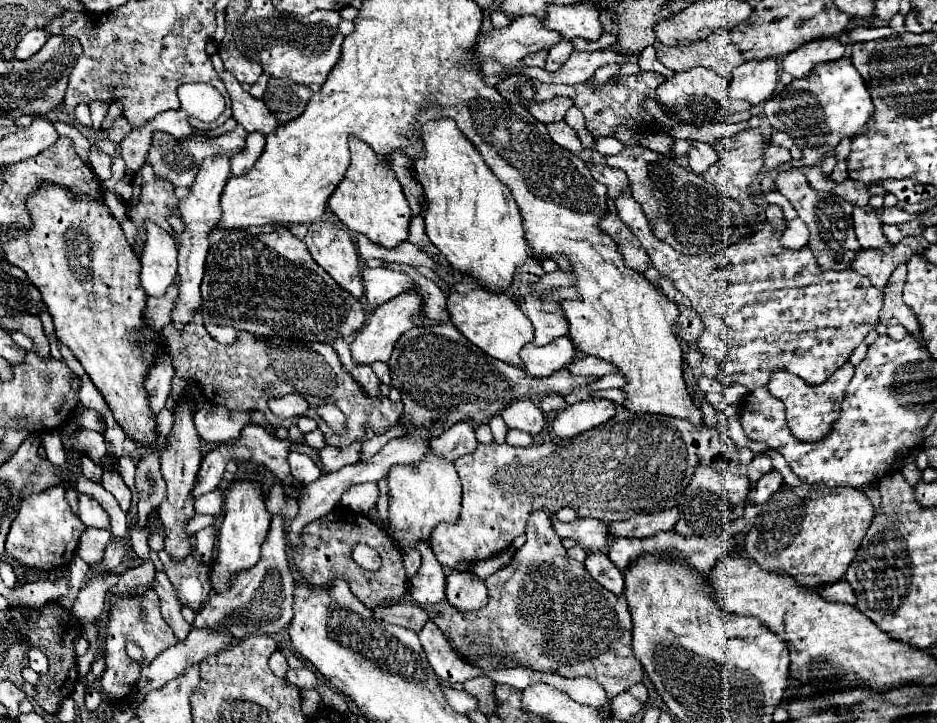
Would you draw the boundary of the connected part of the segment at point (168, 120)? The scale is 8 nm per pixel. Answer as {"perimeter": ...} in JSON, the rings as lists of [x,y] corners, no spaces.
{"perimeter":[[[175,110],[175,112],[163,112],[159,114],[153,122],[149,122],[151,128],[153,128],[153,134],[155,132],[167,132],[171,136],[177,136],[177,138],[183,138],[183,136],[189,136],[193,132],[193,128],[189,126],[187,122],[187,114],[183,110]]]}

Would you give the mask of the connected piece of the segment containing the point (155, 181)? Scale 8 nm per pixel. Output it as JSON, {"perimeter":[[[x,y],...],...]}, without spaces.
{"perimeter":[[[149,162],[135,174],[133,180],[133,200],[129,202],[129,218],[139,228],[139,244],[137,254],[143,250],[145,232],[141,230],[143,220],[153,220],[157,226],[173,234],[173,228],[167,224],[167,216],[177,216],[177,196],[173,192],[173,184],[153,172]]]}

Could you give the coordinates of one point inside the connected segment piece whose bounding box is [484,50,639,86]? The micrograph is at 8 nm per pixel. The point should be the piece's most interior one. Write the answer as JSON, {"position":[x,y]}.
{"position":[581,66]}

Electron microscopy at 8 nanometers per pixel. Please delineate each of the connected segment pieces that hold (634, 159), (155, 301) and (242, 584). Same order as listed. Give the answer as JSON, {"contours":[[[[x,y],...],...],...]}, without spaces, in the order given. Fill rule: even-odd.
{"contours":[[[[625,146],[625,150],[621,154],[609,156],[607,164],[611,168],[621,168],[629,176],[629,184],[633,188],[633,198],[641,204],[645,216],[649,218],[649,222],[653,226],[653,234],[679,252],[685,252],[685,254],[715,254],[717,250],[723,250],[725,246],[731,246],[731,244],[739,242],[741,232],[745,228],[749,228],[743,222],[743,214],[741,214],[741,208],[737,206],[737,202],[727,200],[713,186],[705,186],[705,180],[701,176],[693,174],[687,166],[677,164],[671,156],[651,152],[643,146]]],[[[173,282],[163,296],[157,296],[157,298],[149,296],[147,298],[143,318],[145,318],[145,322],[149,322],[149,326],[153,326],[153,330],[161,332],[163,326],[169,324],[169,314],[173,310],[173,300],[177,300],[177,282]]],[[[281,514],[271,518],[271,528],[267,538],[261,546],[261,560],[257,566],[249,570],[241,570],[233,576],[231,586],[221,592],[213,594],[203,610],[197,614],[193,626],[195,628],[215,628],[233,632],[235,638],[243,638],[247,634],[269,634],[275,636],[283,632],[291,618],[293,618],[293,574],[287,562],[287,542],[285,542],[285,526],[287,520]]]]}

